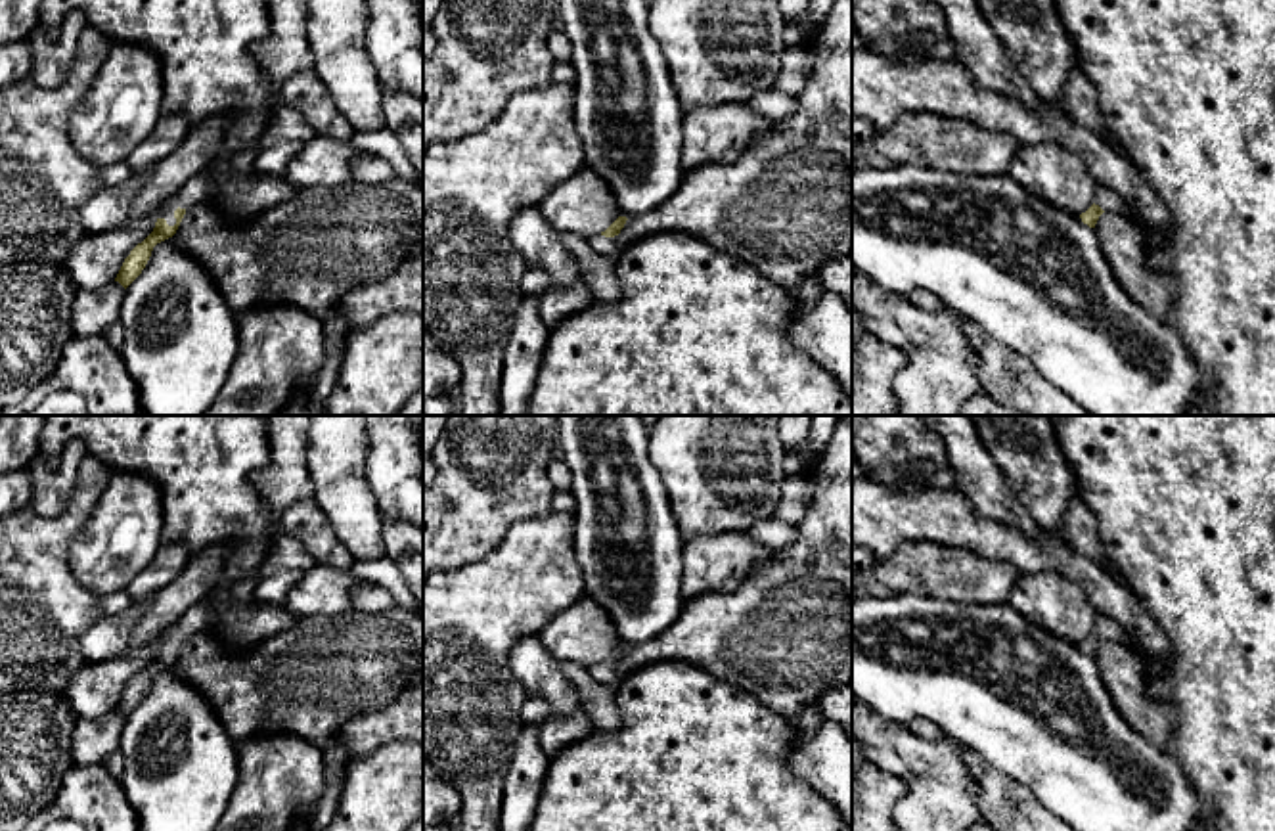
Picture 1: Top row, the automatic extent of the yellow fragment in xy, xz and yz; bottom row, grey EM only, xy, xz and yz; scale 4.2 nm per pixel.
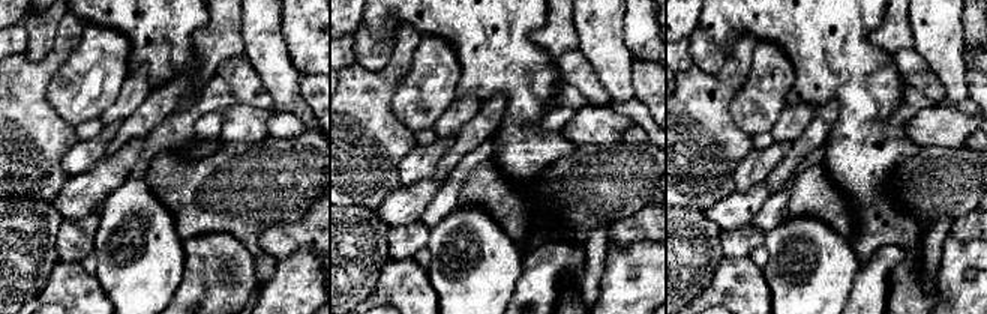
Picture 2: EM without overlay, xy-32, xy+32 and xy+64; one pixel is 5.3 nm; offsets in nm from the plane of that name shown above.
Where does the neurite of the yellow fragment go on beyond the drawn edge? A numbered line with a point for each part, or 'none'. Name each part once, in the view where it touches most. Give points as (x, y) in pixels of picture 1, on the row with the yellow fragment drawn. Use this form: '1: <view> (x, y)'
1: xy (200, 188)

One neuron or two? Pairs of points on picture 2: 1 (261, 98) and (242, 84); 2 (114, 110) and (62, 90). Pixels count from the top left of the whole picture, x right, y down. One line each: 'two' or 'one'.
1: one
2: two

